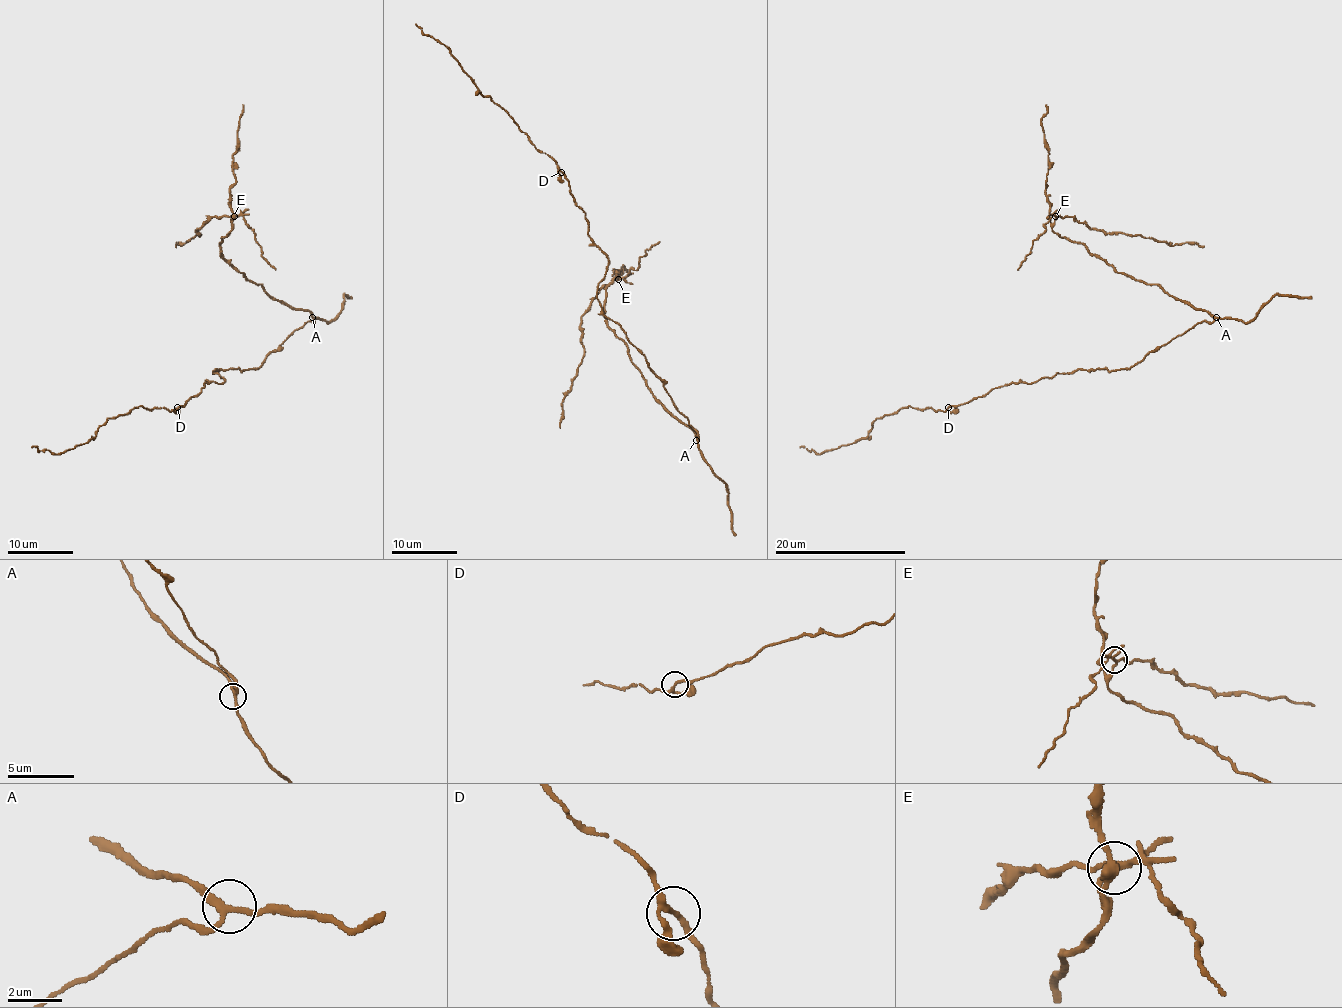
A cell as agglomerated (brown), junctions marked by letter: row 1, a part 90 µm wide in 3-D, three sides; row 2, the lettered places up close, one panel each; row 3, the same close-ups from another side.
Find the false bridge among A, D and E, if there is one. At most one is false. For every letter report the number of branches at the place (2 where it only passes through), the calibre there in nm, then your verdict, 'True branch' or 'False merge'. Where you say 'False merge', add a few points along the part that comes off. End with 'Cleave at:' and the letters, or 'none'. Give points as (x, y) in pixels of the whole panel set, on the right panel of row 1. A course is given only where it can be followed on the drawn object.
A: Branches: 3. Thickness 240 nm. True branch
D: Branches: 3. Thickness 190 nm. True branch
E: Branches: 3. Thickness 180 nm. False merge. Course of the part to remove: (1055, 217), (1071, 217), (1076, 222), (1084, 222), (1092, 230), (1204, 246)
Cleave at: E

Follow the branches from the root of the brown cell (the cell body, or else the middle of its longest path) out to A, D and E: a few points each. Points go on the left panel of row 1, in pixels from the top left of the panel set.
A: (274, 351), (295, 330), (307, 322), (314, 322), (312, 317)
D: (274, 351), (258, 368), (243, 371), (215, 369), (213, 373), (223, 381), (205, 383), (197, 394), (177, 407)
E: (274, 351), (314, 317), (276, 300), (221, 256), (220, 245), (235, 217)

